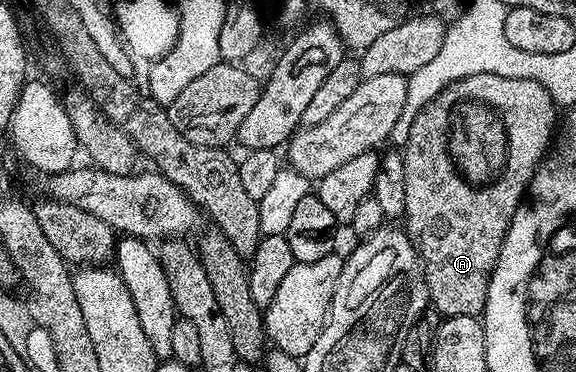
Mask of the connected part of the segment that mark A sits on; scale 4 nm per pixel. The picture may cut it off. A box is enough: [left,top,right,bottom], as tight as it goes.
[402,74,558,318]

